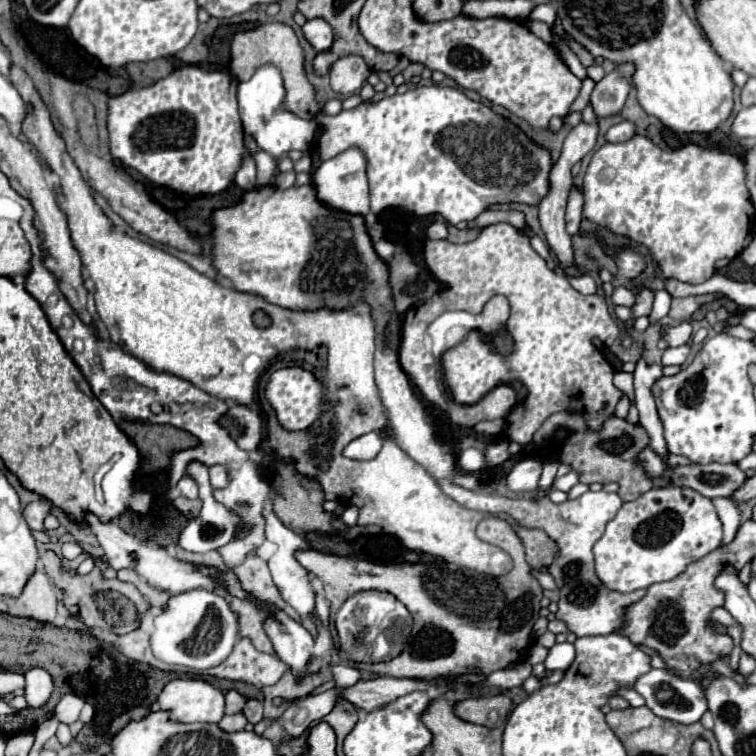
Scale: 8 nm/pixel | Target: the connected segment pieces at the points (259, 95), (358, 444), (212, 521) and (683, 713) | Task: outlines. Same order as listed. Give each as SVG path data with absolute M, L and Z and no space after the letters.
M274 65L258 67L250 81L242 81L238 85L238 103L240 103L244 133L250 135L256 141L256 145L264 153L268 153L276 163L284 153L292 149L308 149L316 133L316 121L306 121L282 107L284 97L286 89L282 85L282 73Z
M368 433L352 441L344 449L344 455L350 459L370 459L370 457L376 457L376 453L380 451L380 445L382 445L382 437L378 433Z
M208 485L202 511L180 533L180 547L194 553L206 553L230 541L242 539L248 533L250 525L244 525L234 511L228 511L222 503L218 503Z
M652 669L650 673L642 675L638 681L636 681L636 691L646 699L646 707L662 717L662 719L670 719L670 721L676 721L676 723L682 723L682 725L692 725L696 721L702 719L702 715L706 713L706 697L704 697L704 691L700 685L696 685L694 681L690 679L684 679L684 677L678 677L670 671L662 671L662 669Z

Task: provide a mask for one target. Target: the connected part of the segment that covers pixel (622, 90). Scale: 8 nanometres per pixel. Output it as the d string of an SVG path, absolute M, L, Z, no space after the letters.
M622 63L616 65L616 69L600 83L596 83L592 91L592 107L598 117L608 117L614 113L620 113L624 107L624 101L632 89L632 75L634 75L634 65L632 63Z

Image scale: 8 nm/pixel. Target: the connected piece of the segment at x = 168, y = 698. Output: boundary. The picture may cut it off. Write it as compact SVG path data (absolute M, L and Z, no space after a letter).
M174 679L158 697L170 721L218 723L224 715L224 695L202 679Z

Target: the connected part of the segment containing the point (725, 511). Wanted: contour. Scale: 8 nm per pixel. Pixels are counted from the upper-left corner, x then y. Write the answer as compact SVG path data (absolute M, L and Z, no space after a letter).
M716 497L712 501L714 501L716 513L724 525L724 539L720 543L724 547L730 541L734 541L734 537L736 537L736 531L740 527L740 507L736 505L734 499L726 499L726 497Z

